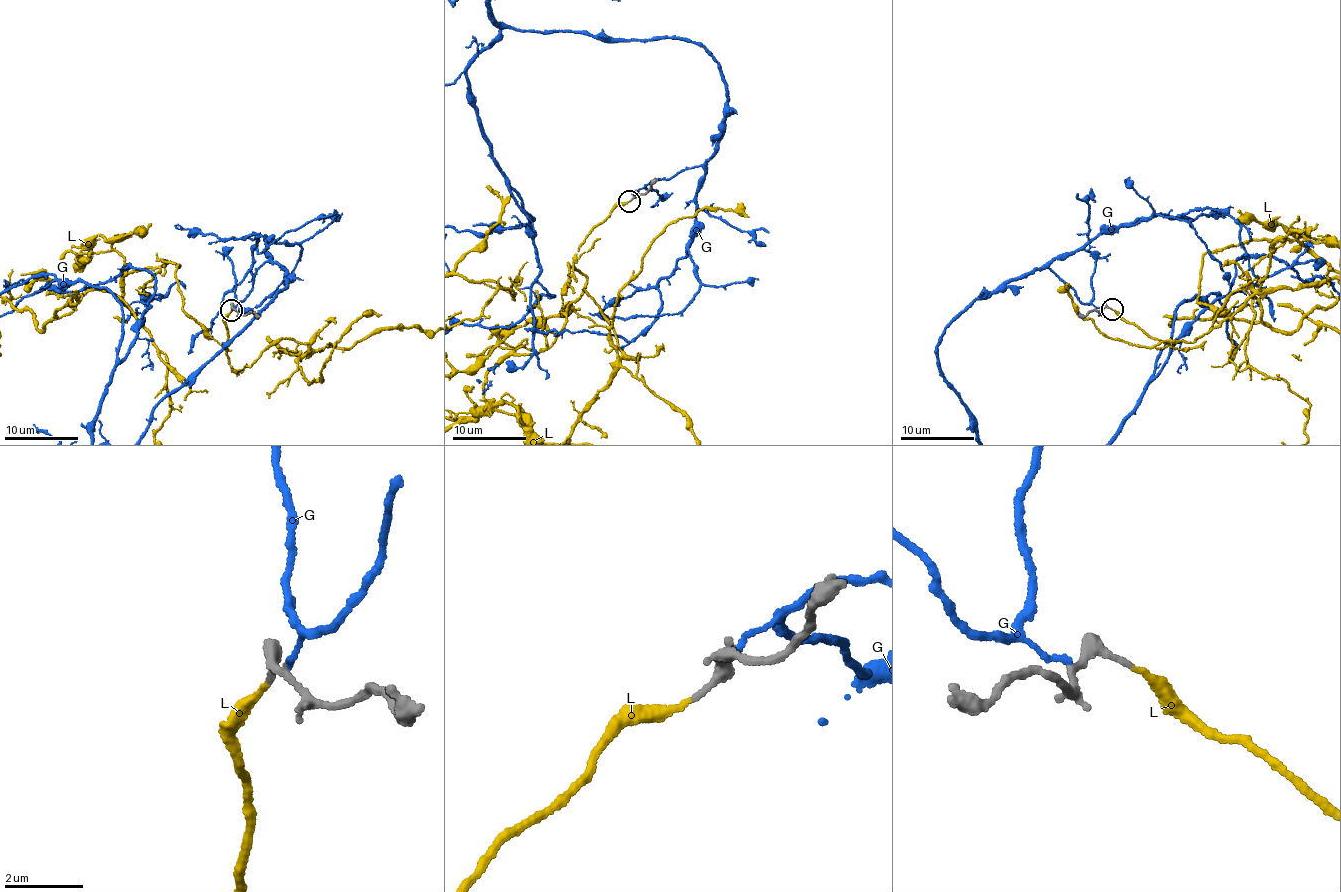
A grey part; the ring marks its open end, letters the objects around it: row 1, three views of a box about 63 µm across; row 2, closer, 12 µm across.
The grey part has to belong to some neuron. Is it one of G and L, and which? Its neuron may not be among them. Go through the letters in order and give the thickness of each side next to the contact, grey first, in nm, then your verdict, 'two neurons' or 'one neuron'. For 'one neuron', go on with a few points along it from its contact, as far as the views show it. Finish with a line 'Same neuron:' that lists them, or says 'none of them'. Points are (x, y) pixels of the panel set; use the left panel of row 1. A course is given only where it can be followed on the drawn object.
G: 180/120 nm | two neurons
L: 150/160 nm | one neuron
Same neuron: L

